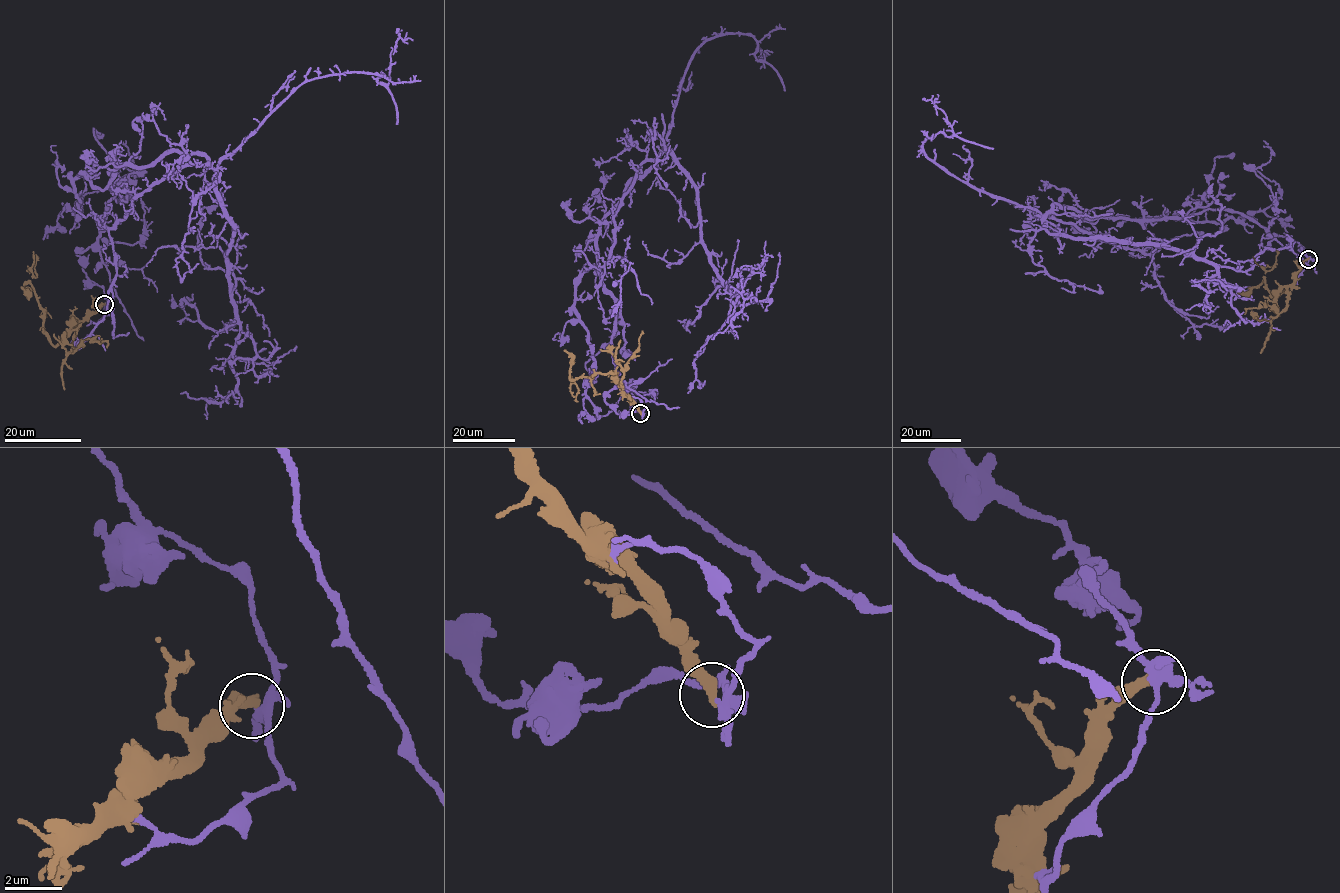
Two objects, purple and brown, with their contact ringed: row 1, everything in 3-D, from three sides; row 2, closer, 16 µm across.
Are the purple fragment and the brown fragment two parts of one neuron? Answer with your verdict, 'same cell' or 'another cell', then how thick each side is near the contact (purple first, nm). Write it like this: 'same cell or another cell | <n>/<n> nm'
another cell | 260/400 nm

